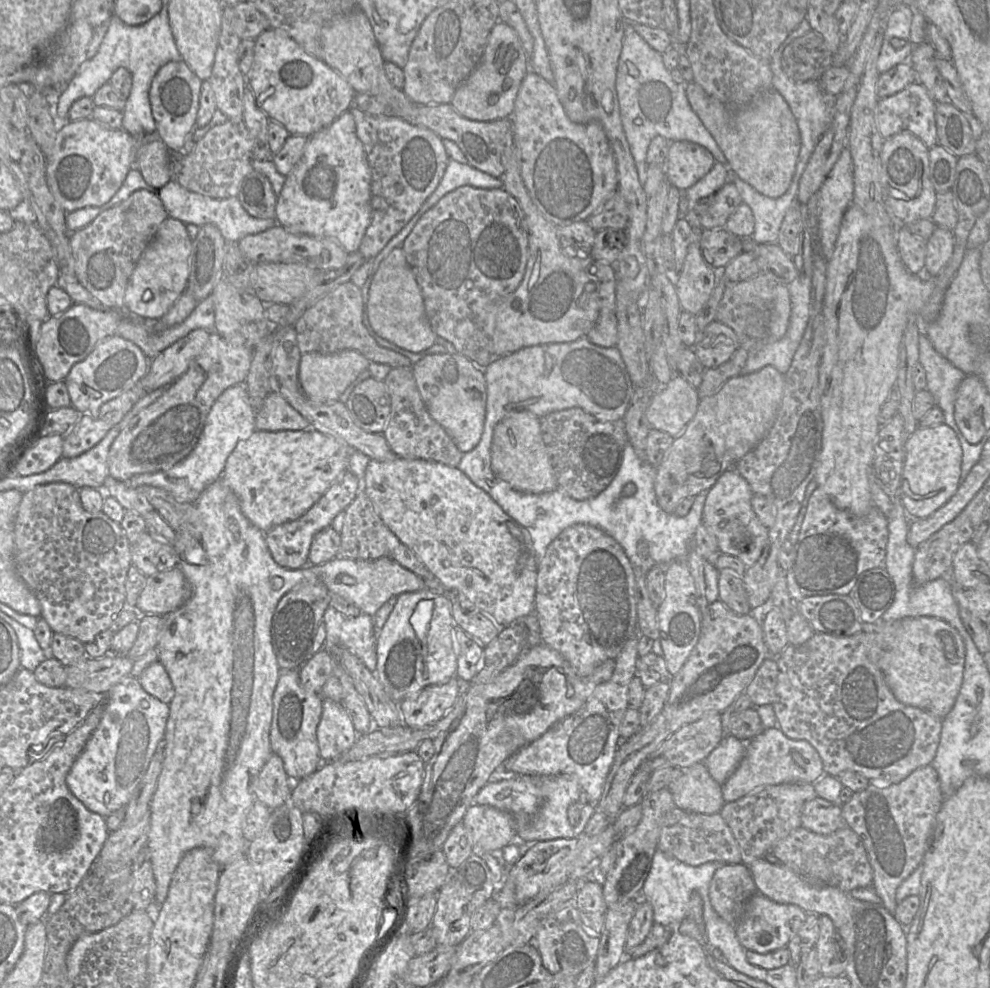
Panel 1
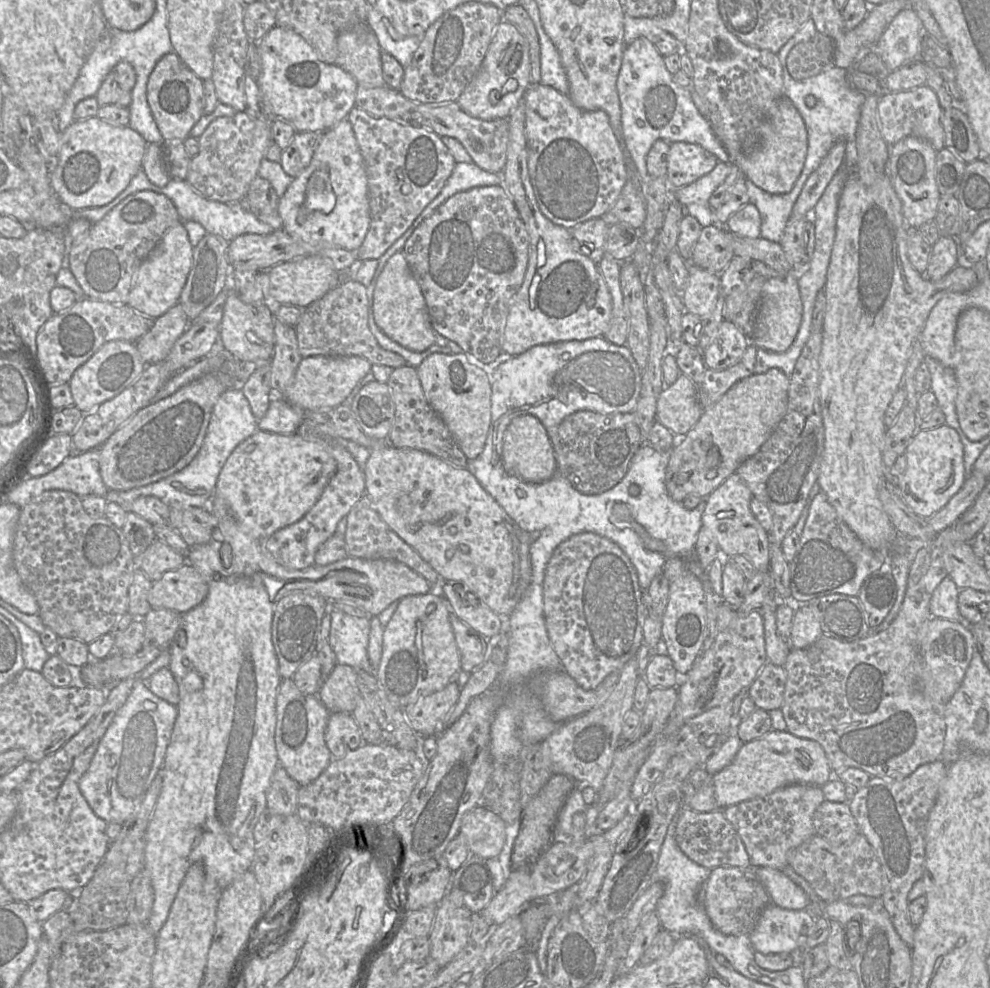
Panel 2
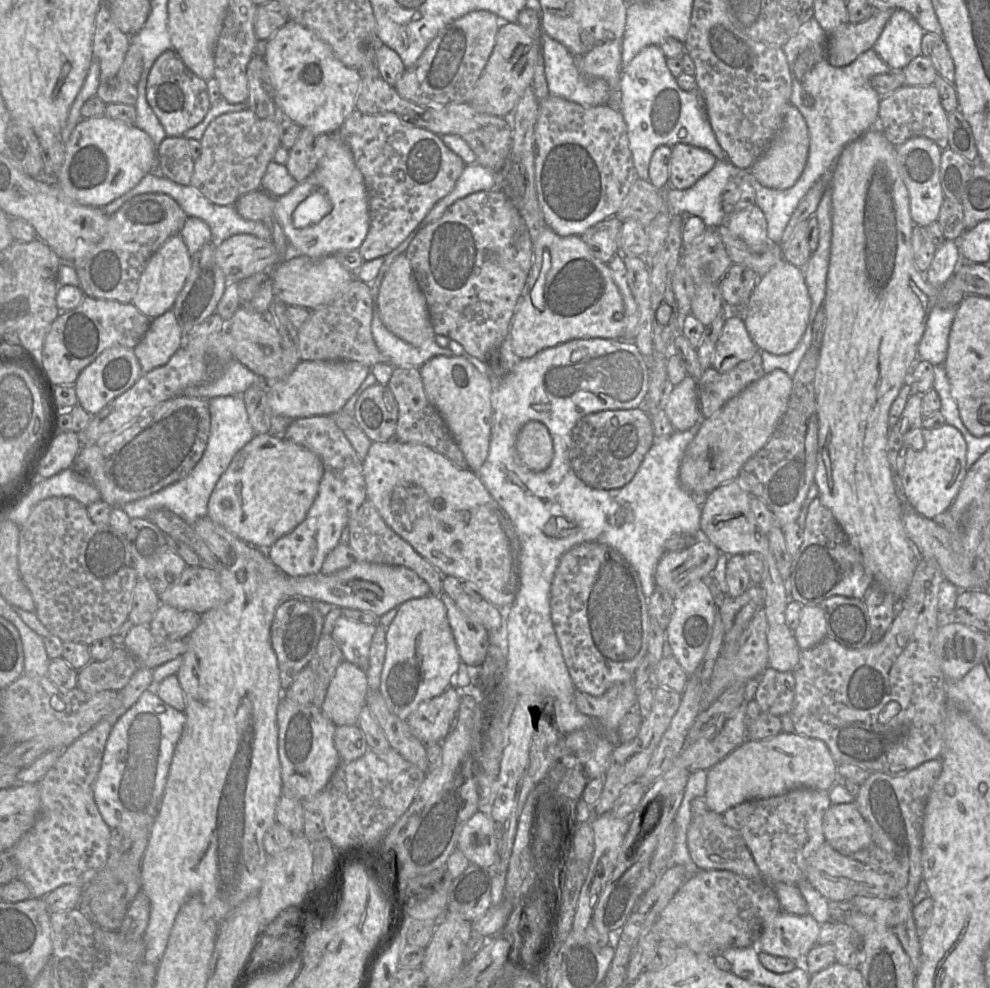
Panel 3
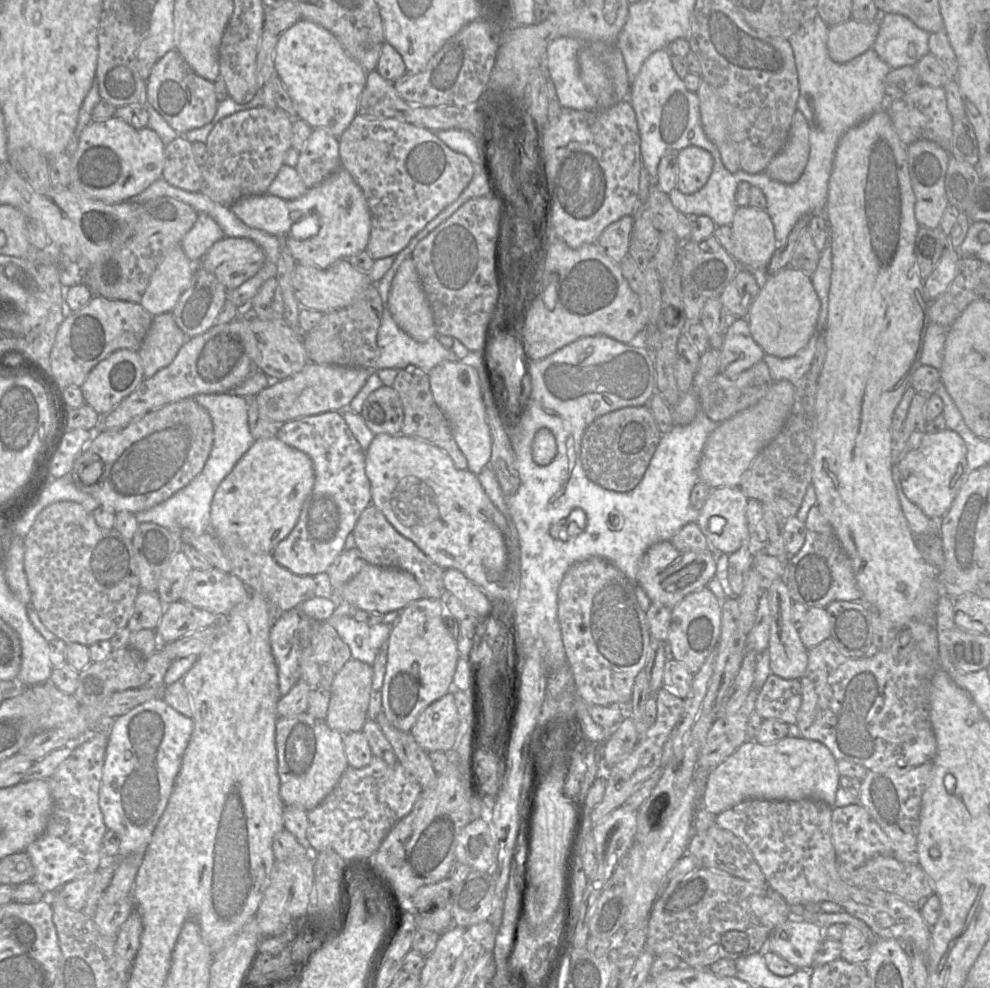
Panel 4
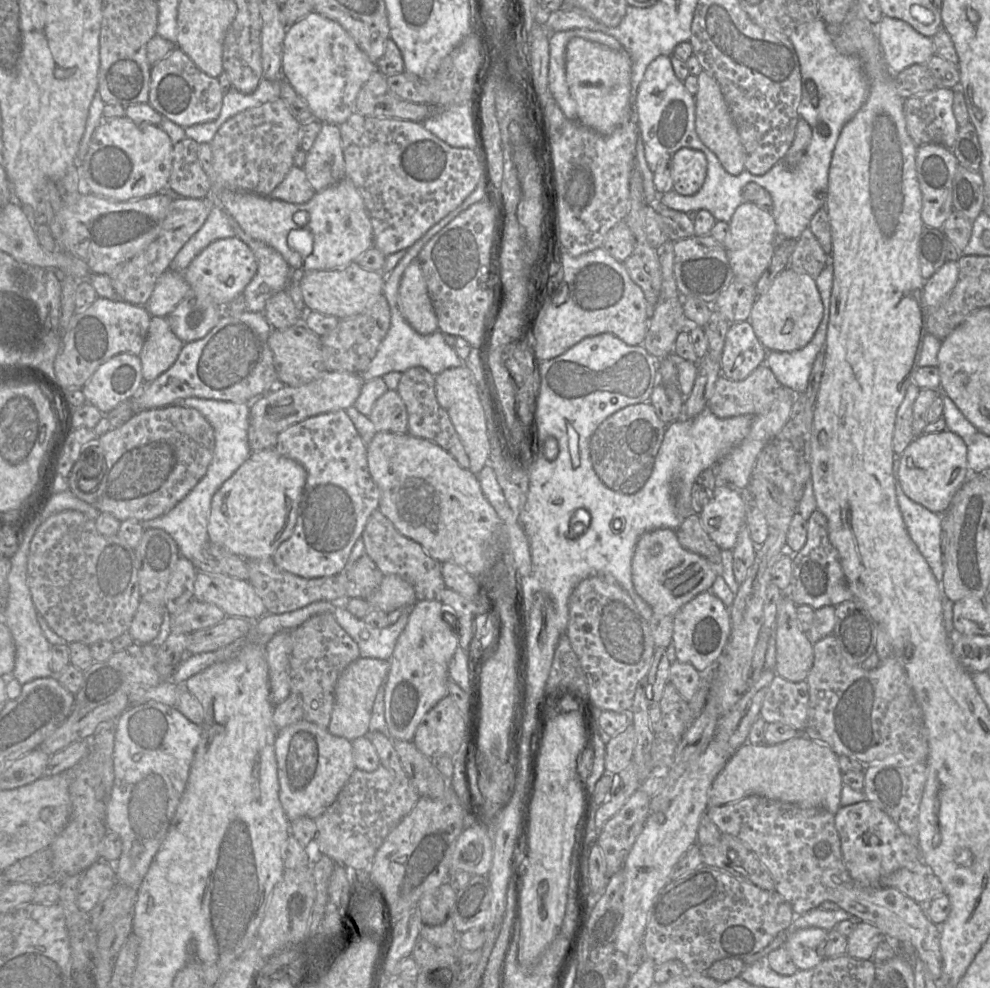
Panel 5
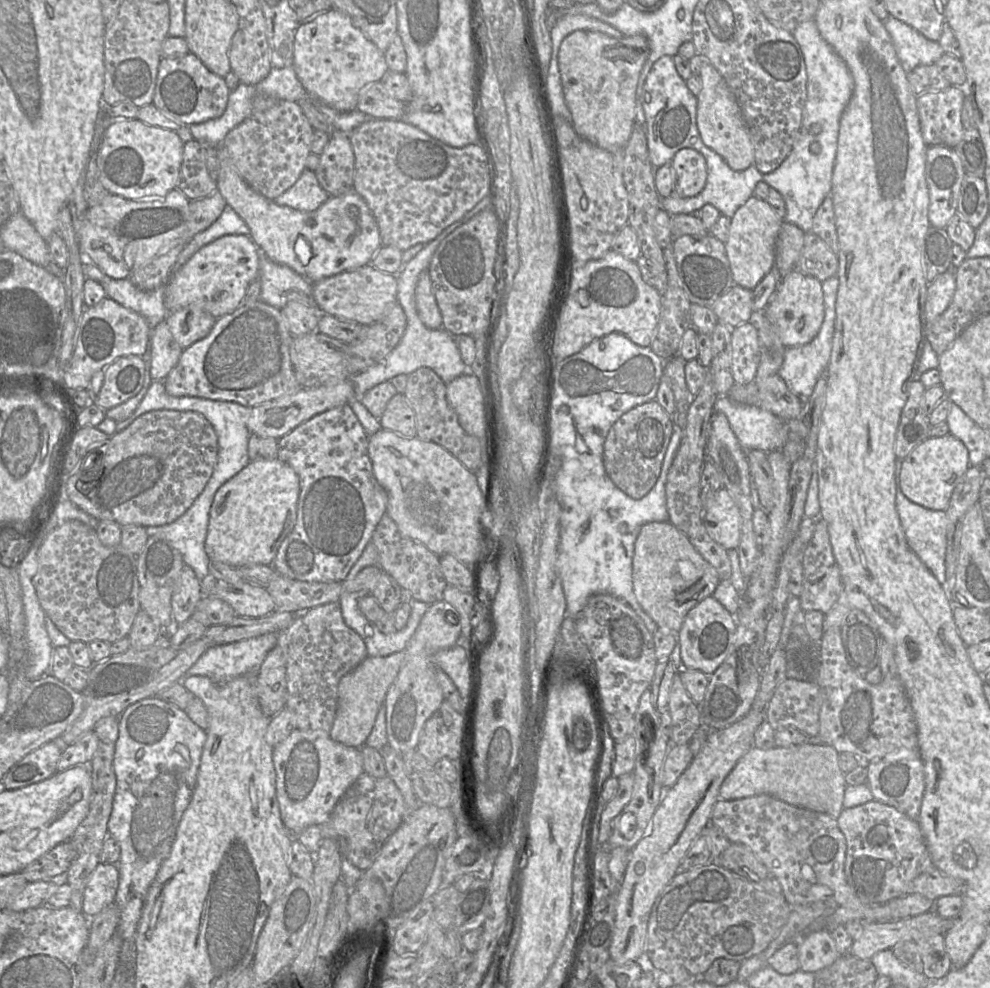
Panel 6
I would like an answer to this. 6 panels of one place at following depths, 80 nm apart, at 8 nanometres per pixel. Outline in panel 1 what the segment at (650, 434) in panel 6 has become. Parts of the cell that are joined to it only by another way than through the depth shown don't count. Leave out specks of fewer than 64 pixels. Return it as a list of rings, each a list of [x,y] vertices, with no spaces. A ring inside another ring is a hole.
[[[570,408],[541,417],[540,424],[542,437],[560,489],[573,499],[586,500],[597,496],[608,487],[621,466],[625,446],[629,443],[623,419],[601,421],[580,408]]]

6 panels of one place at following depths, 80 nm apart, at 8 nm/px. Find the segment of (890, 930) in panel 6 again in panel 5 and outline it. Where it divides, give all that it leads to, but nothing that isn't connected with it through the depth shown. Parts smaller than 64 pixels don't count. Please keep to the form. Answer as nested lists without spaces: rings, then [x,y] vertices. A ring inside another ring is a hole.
[[[857,921],[854,931],[847,938],[847,955],[860,960],[870,960],[879,944],[886,939],[877,927]]]

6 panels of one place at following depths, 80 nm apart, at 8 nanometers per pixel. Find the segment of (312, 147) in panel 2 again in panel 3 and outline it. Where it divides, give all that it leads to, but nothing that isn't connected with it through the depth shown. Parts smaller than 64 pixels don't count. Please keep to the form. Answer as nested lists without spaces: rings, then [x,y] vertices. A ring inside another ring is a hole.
[[[302,128],[295,144],[289,149],[285,164],[295,181],[302,182],[316,169],[329,141],[329,134]]]

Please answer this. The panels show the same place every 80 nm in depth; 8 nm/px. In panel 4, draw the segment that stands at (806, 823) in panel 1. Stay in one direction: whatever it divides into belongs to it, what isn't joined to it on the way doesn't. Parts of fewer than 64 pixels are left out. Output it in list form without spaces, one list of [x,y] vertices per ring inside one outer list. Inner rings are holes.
[[[860,804],[833,807],[831,839],[838,861],[851,867],[859,867],[876,855],[892,855],[890,839]]]

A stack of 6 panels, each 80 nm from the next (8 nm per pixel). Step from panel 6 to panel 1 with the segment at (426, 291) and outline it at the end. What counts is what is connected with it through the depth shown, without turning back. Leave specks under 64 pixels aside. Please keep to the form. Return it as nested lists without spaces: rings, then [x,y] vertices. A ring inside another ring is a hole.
[[[402,247],[394,248],[382,260],[373,277],[368,297],[368,319],[380,337],[410,352],[419,353],[435,343],[436,334],[426,316],[421,290]]]

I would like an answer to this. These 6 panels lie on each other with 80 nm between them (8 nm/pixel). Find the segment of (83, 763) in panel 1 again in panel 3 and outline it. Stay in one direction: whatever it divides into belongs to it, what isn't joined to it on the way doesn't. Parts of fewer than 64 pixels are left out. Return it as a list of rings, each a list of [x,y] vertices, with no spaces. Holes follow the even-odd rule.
[[[178,656],[155,667],[152,670],[153,679],[149,688],[117,720],[108,736],[100,771],[93,784],[93,795],[99,813],[106,825],[110,829],[120,830],[123,838],[134,829],[150,830],[161,805],[171,761],[176,745],[182,735],[186,717],[184,712],[166,704],[156,692],[160,682],[167,676],[176,675],[182,663],[183,657]]]

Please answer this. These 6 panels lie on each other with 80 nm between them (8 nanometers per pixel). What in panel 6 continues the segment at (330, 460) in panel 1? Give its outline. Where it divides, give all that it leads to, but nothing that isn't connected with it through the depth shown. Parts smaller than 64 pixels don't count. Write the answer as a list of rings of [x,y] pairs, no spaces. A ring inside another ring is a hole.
[[[278,458],[250,461],[238,474],[216,492],[210,509],[205,551],[211,561],[232,567],[248,564],[272,565],[283,540],[293,530],[300,494],[299,478],[288,464]]]

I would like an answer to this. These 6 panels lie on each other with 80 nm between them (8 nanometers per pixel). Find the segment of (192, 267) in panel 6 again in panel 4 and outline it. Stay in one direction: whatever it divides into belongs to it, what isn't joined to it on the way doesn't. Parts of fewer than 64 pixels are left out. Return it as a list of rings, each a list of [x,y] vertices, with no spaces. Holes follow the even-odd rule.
[[[224,237],[208,250],[200,263],[227,290],[233,290],[254,277],[264,260],[264,251],[250,238]]]

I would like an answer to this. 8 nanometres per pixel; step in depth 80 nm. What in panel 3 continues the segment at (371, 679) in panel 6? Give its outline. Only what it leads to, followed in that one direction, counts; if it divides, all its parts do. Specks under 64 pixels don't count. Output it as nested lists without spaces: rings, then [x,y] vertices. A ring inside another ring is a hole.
[[[344,660],[327,689],[322,713],[335,726],[357,725],[359,714],[366,705],[367,693],[366,671]]]

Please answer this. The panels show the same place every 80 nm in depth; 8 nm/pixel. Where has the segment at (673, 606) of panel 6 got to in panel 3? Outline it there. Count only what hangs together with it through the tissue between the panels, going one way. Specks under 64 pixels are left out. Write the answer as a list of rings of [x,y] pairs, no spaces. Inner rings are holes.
[[[699,535],[699,539],[690,547],[681,551],[668,551],[663,554],[656,567],[655,584],[675,597],[691,582],[711,575],[719,555],[720,551],[717,547]]]

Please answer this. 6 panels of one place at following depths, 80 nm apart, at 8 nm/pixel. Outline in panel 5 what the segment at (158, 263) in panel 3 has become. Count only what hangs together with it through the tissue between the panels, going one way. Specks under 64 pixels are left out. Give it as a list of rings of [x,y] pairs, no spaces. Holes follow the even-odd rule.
[[[168,269],[157,279],[152,295],[144,306],[152,317],[167,317],[190,291],[183,273]]]

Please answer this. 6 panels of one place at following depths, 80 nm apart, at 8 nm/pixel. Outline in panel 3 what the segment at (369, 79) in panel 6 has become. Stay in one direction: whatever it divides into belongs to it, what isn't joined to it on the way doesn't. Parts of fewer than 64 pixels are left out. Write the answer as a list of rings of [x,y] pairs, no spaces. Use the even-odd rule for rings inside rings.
[[[288,21],[265,41],[263,58],[270,72],[273,101],[279,113],[315,133],[337,134],[346,118],[356,109],[356,97],[362,81],[361,73],[344,65],[335,57],[327,43],[295,21]]]

